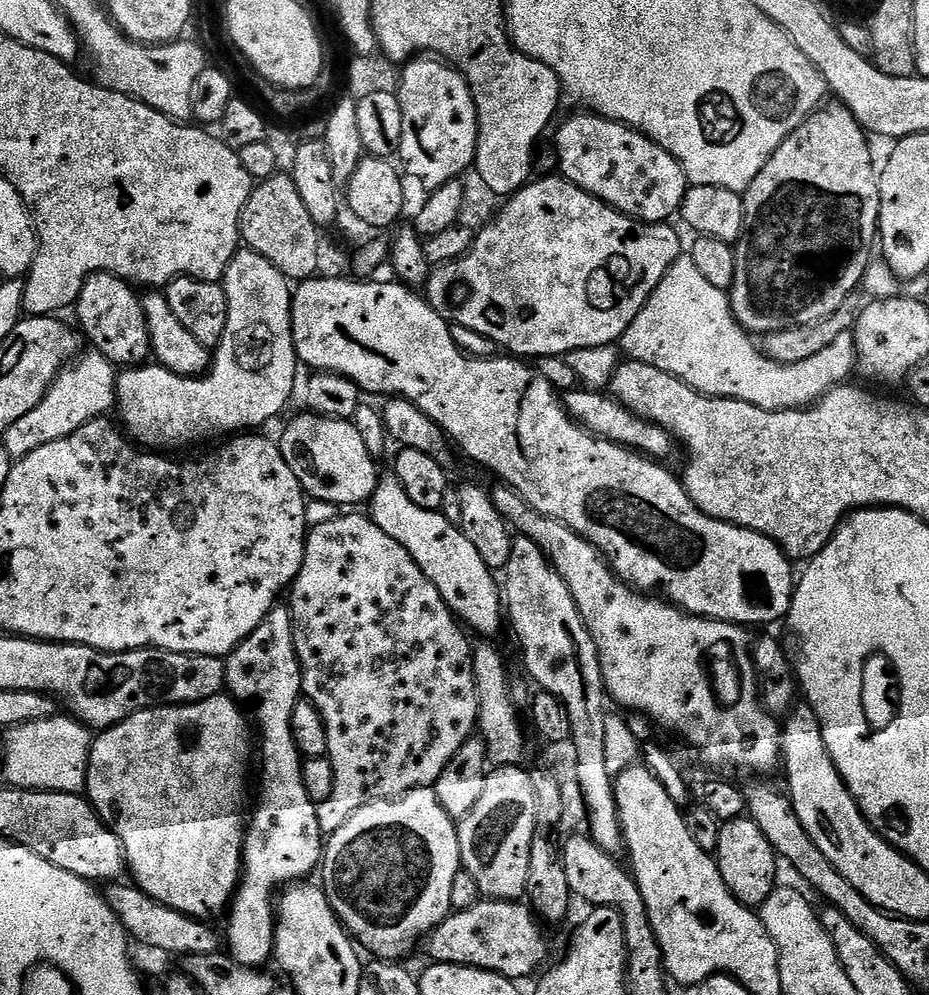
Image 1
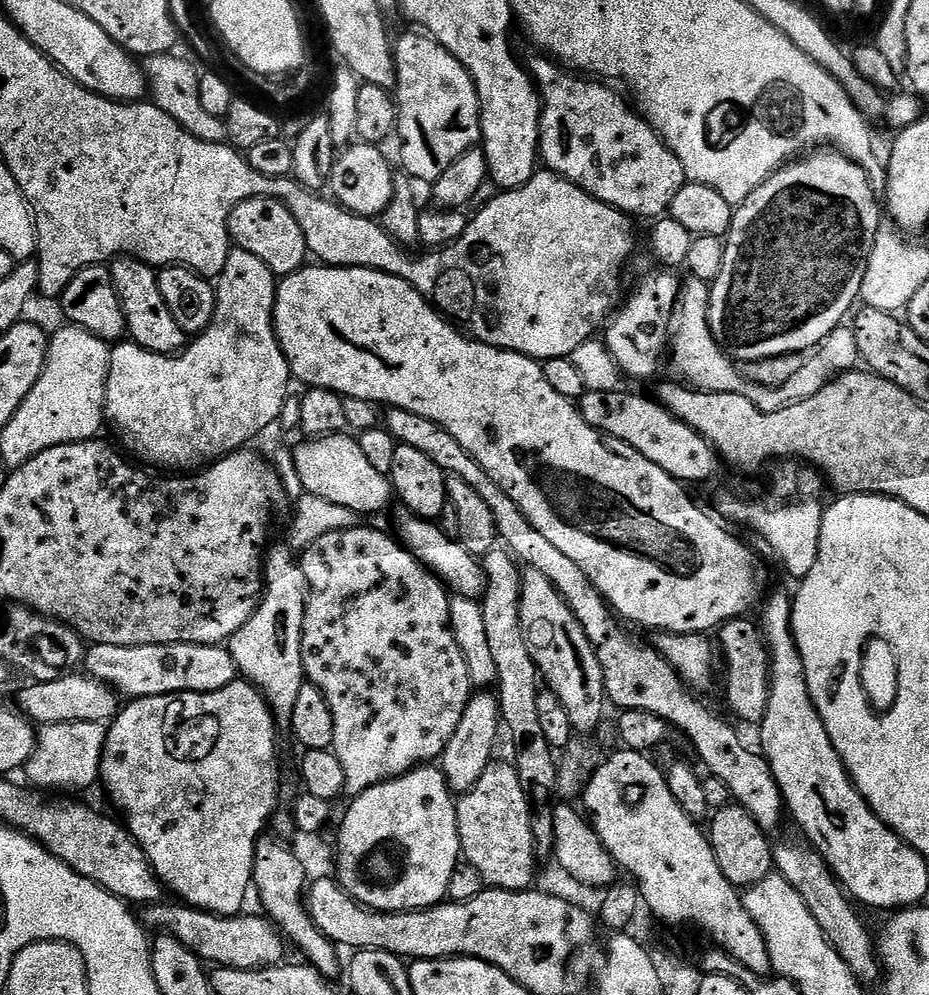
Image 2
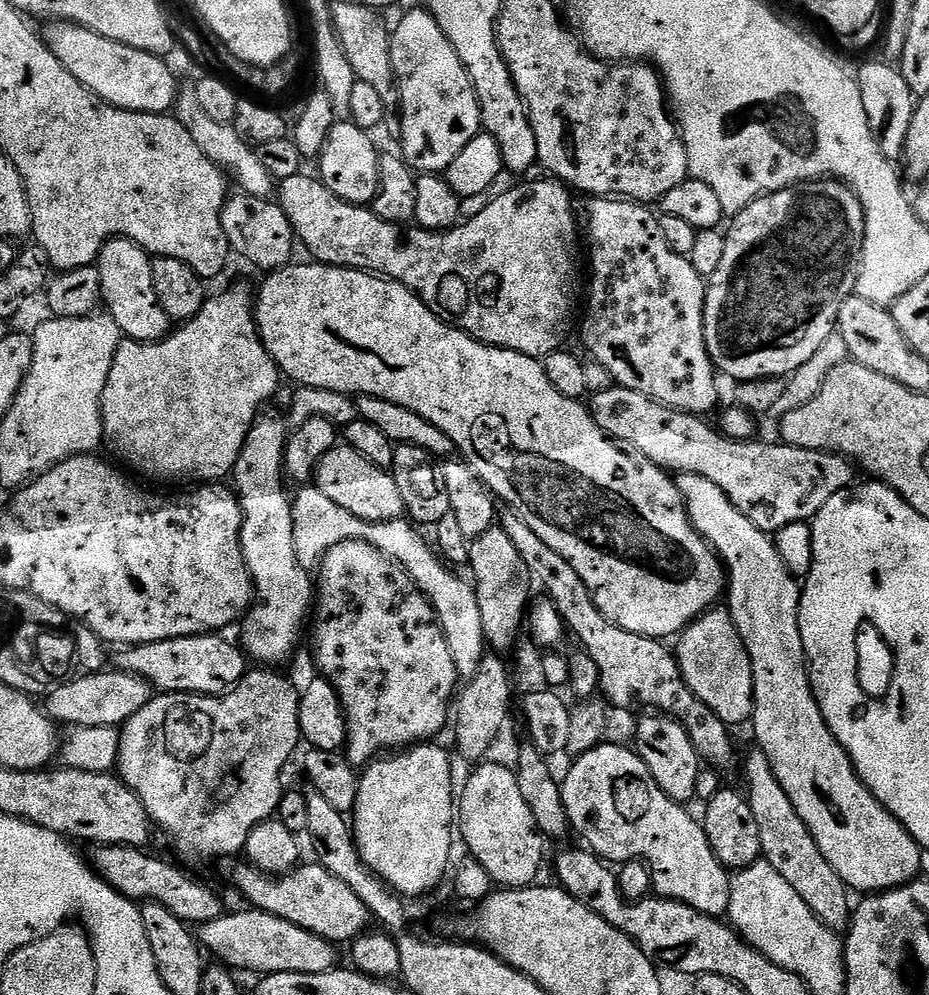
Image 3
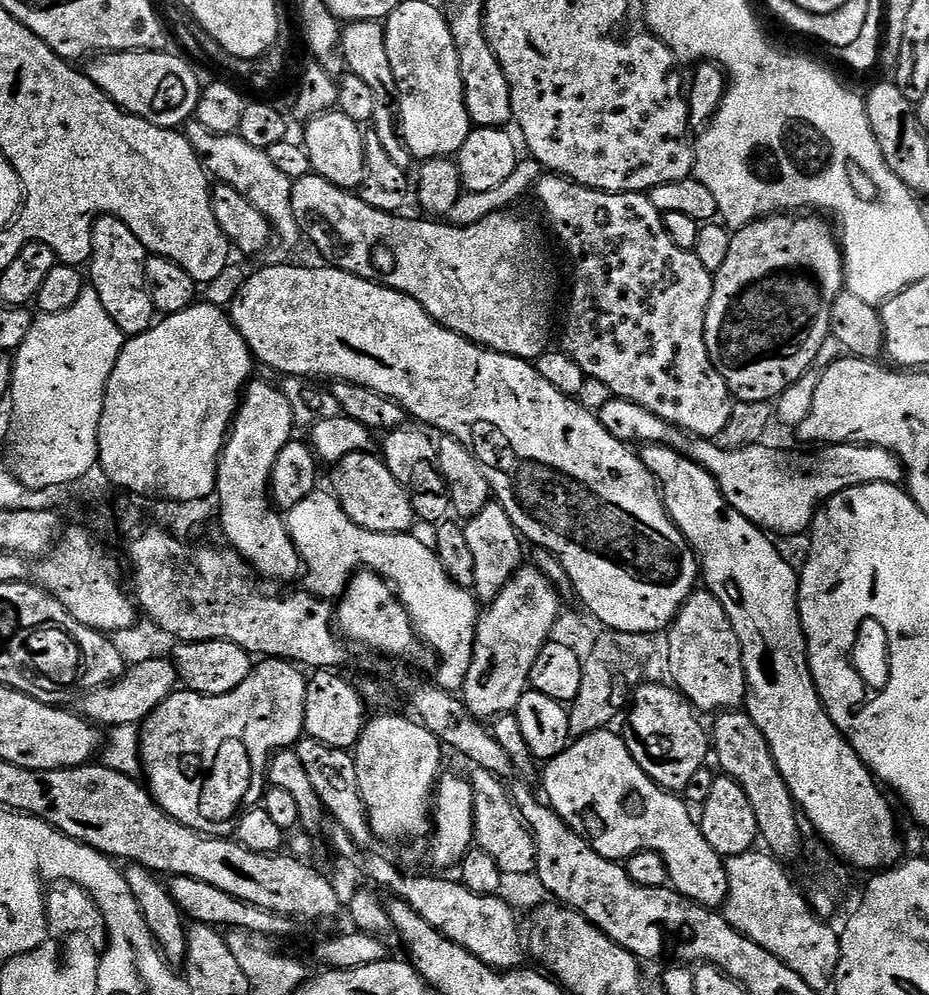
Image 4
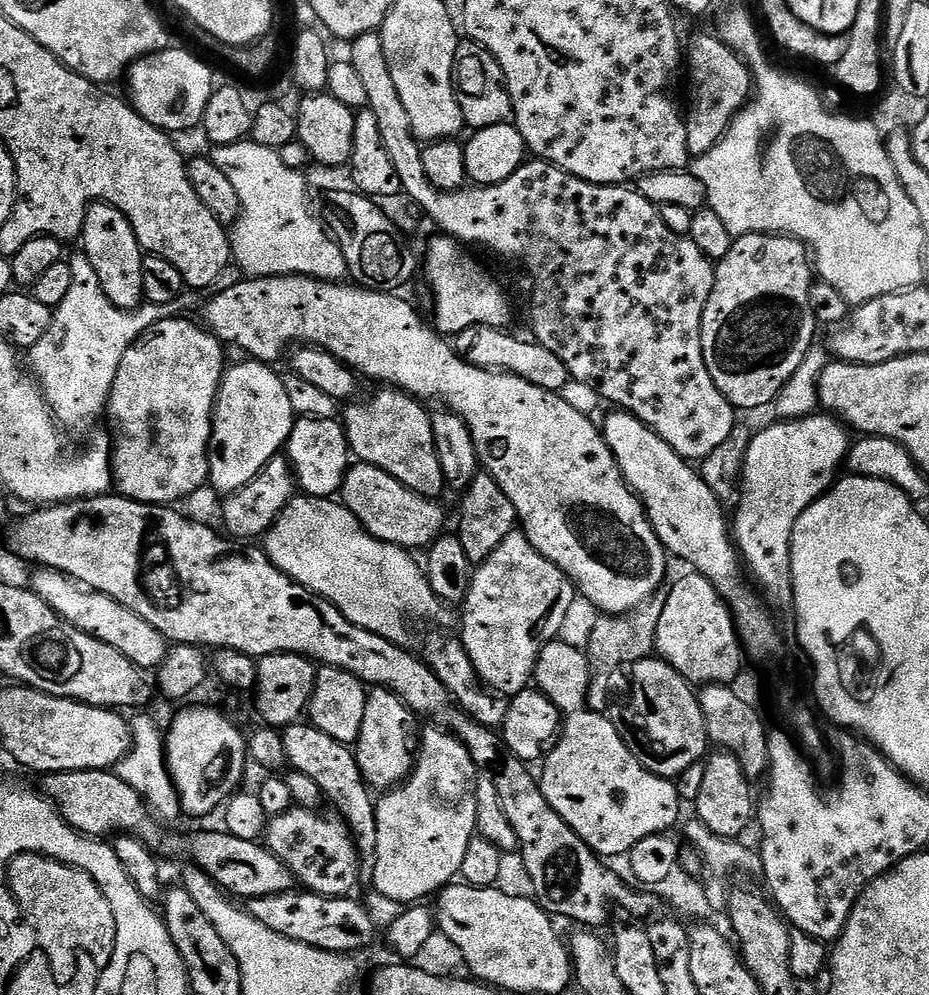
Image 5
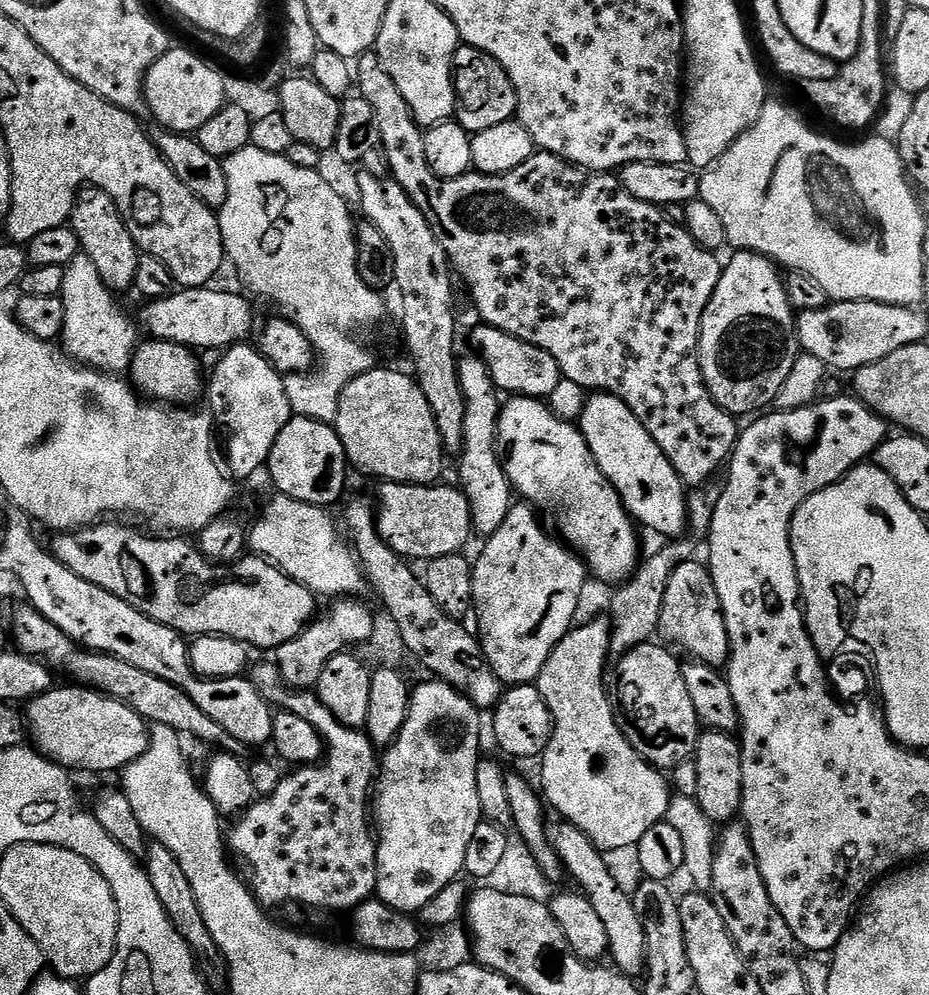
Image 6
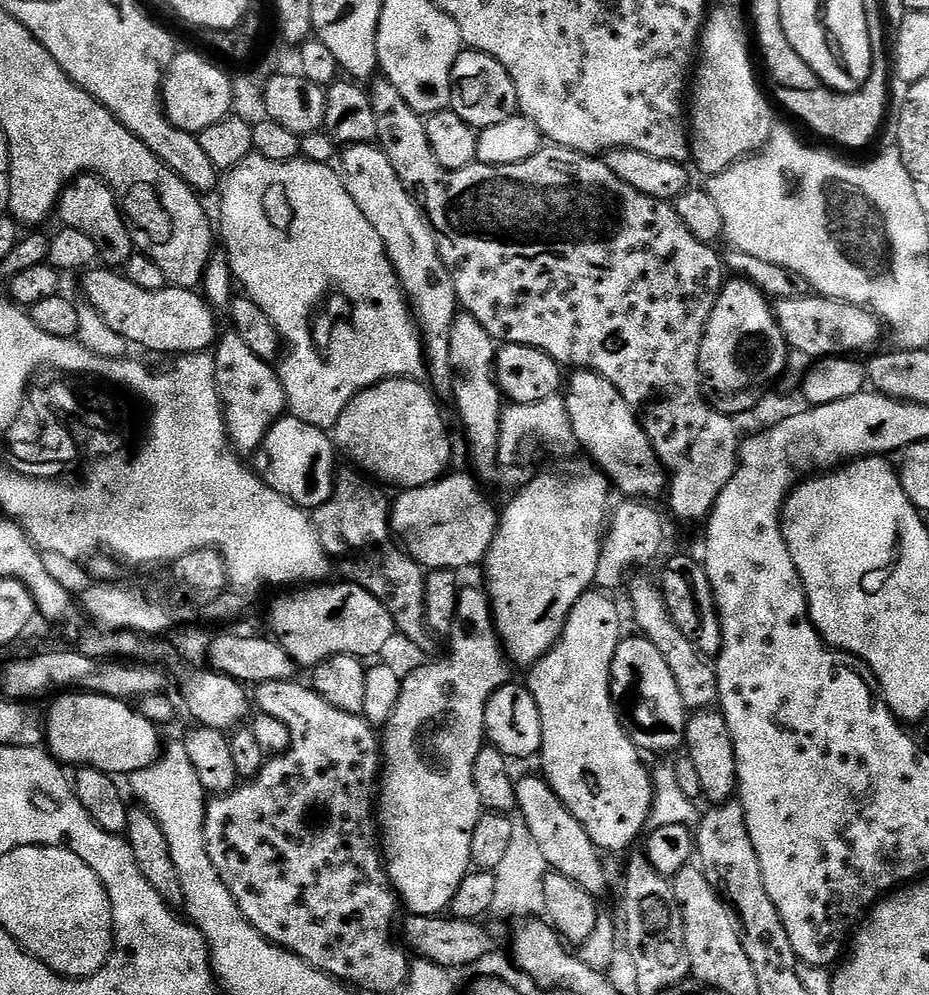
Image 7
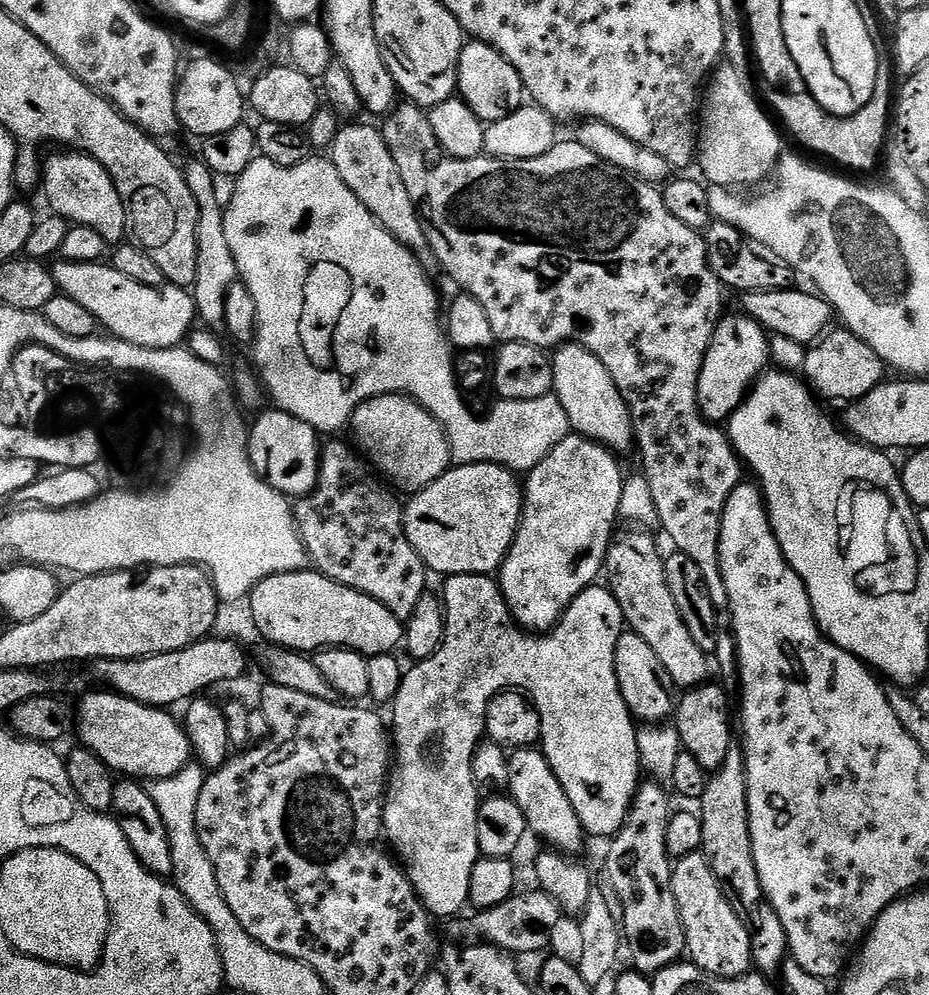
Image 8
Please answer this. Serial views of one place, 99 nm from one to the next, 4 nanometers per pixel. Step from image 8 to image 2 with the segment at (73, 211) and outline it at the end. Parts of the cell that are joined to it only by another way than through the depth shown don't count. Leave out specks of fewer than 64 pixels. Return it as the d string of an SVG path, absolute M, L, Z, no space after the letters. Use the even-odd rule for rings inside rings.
M117 256L111 261L110 271L116 292L120 295L122 310L126 314L127 335L131 343L145 348L147 352L157 352L163 356L183 352L186 347L186 333L182 326L178 326L178 322L174 322L174 314L170 314L166 302L162 299L157 269L151 264L135 260L132 256Z

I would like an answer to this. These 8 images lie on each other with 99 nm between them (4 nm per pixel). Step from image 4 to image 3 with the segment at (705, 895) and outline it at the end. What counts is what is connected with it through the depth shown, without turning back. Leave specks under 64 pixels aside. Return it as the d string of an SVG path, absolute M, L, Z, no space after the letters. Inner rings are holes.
M603 742L588 753L575 757L571 763L572 769L565 774L564 780L562 776L560 784L562 802L566 806L571 831L577 832L591 851L608 862L644 861L652 871L652 886L657 897L680 900L707 916L720 918L727 913L732 885L729 869L718 862L704 833L703 823L697 817L695 820L685 805L676 803L660 789L646 762L642 762L635 750Z

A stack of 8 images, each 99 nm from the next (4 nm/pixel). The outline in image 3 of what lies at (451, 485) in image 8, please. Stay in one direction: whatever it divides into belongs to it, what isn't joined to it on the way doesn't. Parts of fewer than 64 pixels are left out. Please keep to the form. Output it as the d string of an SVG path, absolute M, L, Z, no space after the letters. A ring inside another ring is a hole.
M347 446L331 448L316 466L315 487L330 498L330 502L338 502L342 510L350 510L363 520L382 522L383 520L399 520L406 509L402 502L402 494L394 482L391 471L379 464L371 464L362 453Z

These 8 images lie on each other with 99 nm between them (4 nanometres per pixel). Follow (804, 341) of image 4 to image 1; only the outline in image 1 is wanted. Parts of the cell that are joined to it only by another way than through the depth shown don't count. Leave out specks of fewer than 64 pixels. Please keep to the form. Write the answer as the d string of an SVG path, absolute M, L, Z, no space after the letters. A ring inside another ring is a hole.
M828 102L817 107L812 115L807 116L799 126L794 129L774 150L774 154L762 166L758 178L743 193L744 198L744 229L740 239L734 245L736 261L734 262L734 280L730 289L730 307L732 317L735 318L745 333L756 332L757 337L765 336L768 332L777 332L787 328L800 328L804 324L816 324L827 316L833 316L840 307L849 299L848 296L855 288L859 289L864 282L864 275L870 261L874 256L874 245L878 240L878 229L880 226L880 186L878 183L878 168L872 165L872 148L868 145L869 137L865 129L850 114L847 106L839 102Z

